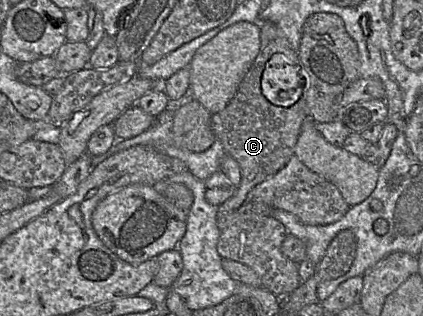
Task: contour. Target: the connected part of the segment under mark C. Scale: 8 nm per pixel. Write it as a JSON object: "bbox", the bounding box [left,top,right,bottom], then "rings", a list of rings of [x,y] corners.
{"bbox":[211,21,309,232],"rings":[[[261,21],[260,48],[256,58],[240,82],[234,97],[222,111],[211,116],[211,128],[216,139],[221,142],[226,154],[236,160],[241,171],[241,182],[232,197],[217,206],[216,222],[221,232],[246,211],[252,211],[254,187],[276,174],[294,155],[302,125],[309,118],[306,105],[307,89],[308,78],[298,52],[290,46],[277,25],[270,21]]]}

